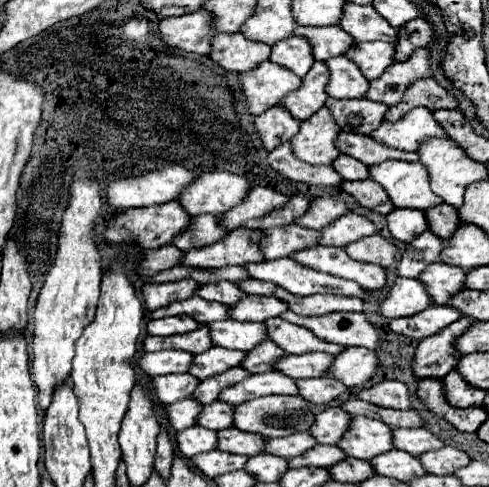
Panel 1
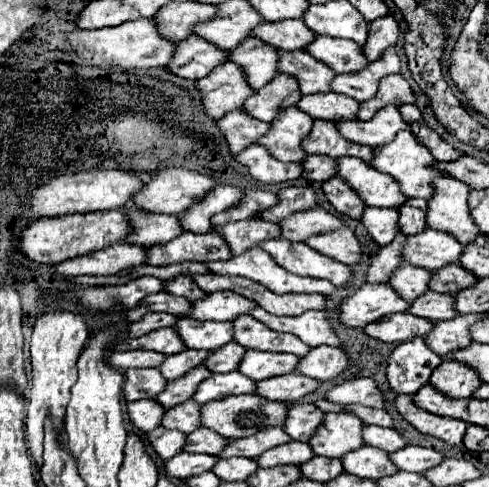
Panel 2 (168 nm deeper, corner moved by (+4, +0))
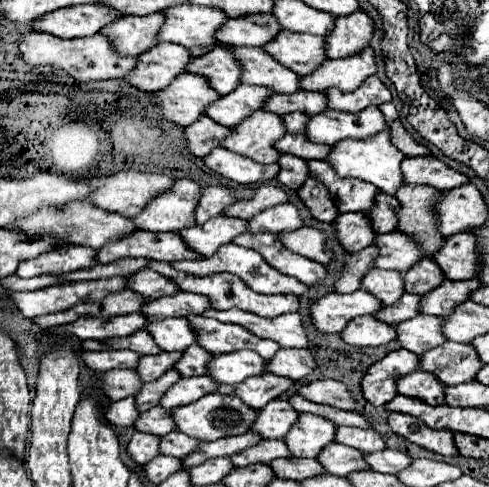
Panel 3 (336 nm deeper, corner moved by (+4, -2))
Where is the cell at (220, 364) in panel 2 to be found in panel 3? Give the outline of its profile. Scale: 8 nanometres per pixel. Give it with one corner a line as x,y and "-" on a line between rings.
186,347
182,353
182,359
174,365
174,369
180,373
180,377
192,377
192,375
204,375
206,373
206,363
210,361
212,353
204,351
202,347

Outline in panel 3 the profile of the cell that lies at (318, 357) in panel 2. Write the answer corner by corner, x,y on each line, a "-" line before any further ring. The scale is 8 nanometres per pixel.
280,349
274,359
266,361
266,371
298,381
314,371
314,365
316,363
310,349

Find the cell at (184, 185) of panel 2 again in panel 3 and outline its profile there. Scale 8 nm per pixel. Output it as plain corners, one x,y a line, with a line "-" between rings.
118,171
98,181
90,201
94,207
106,207
106,211
118,211
118,215
134,217
154,195
168,191
172,183
174,179
168,175

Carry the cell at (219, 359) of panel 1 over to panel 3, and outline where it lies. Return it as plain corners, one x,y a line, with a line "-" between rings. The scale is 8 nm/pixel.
158,353
158,355
146,355
146,357
140,357
138,361
138,375
142,379
142,383
150,383
152,379
158,379
164,371
172,369
174,363
182,357
182,353

